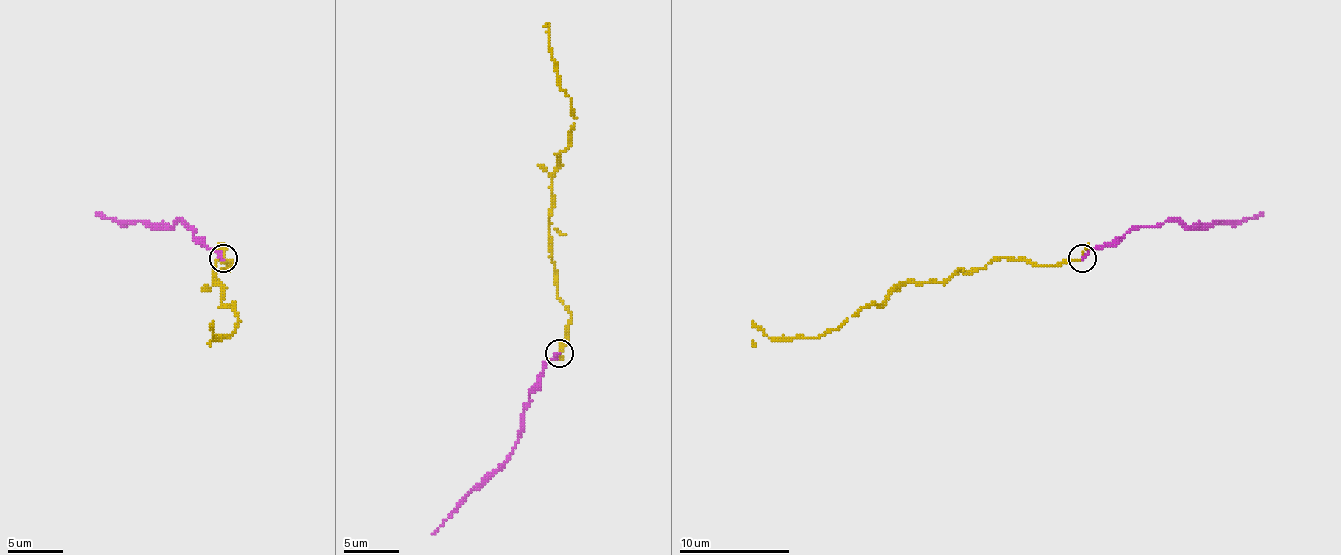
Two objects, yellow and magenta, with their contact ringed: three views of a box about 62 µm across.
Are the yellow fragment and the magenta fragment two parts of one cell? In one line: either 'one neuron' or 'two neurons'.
one neuron

